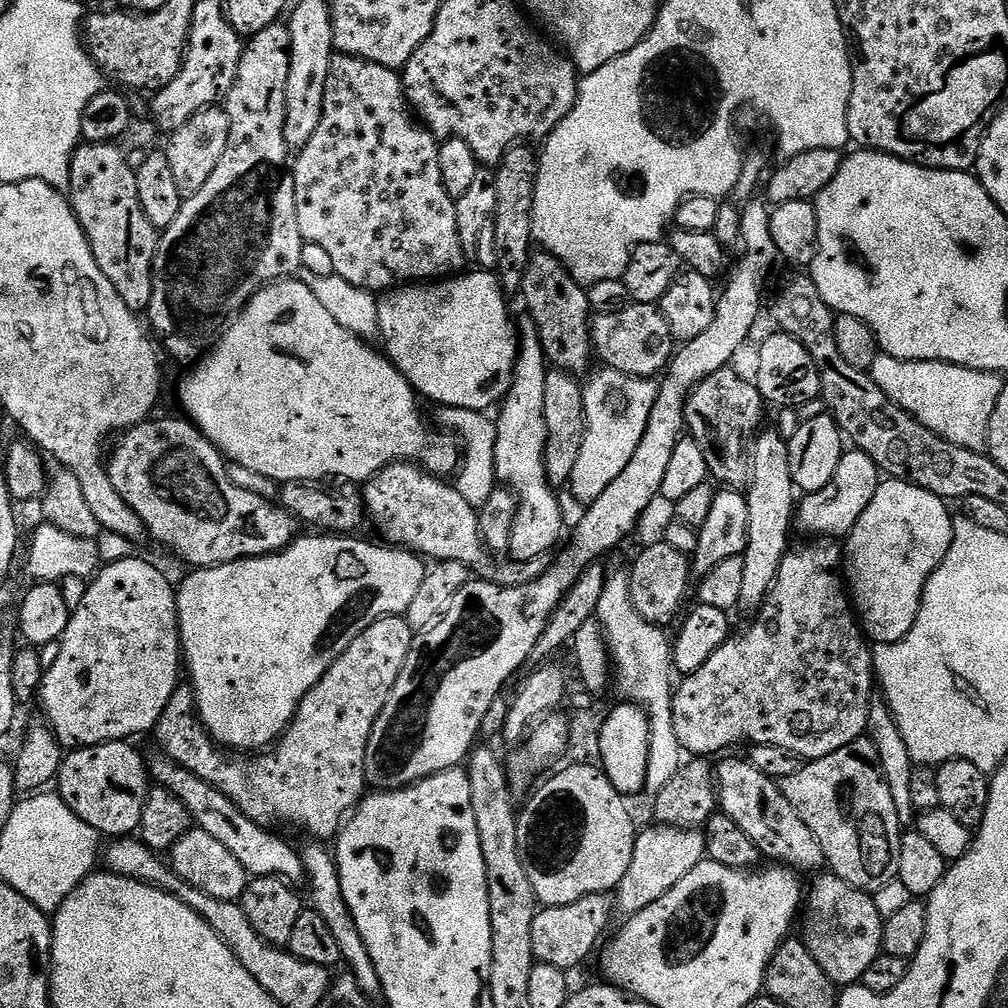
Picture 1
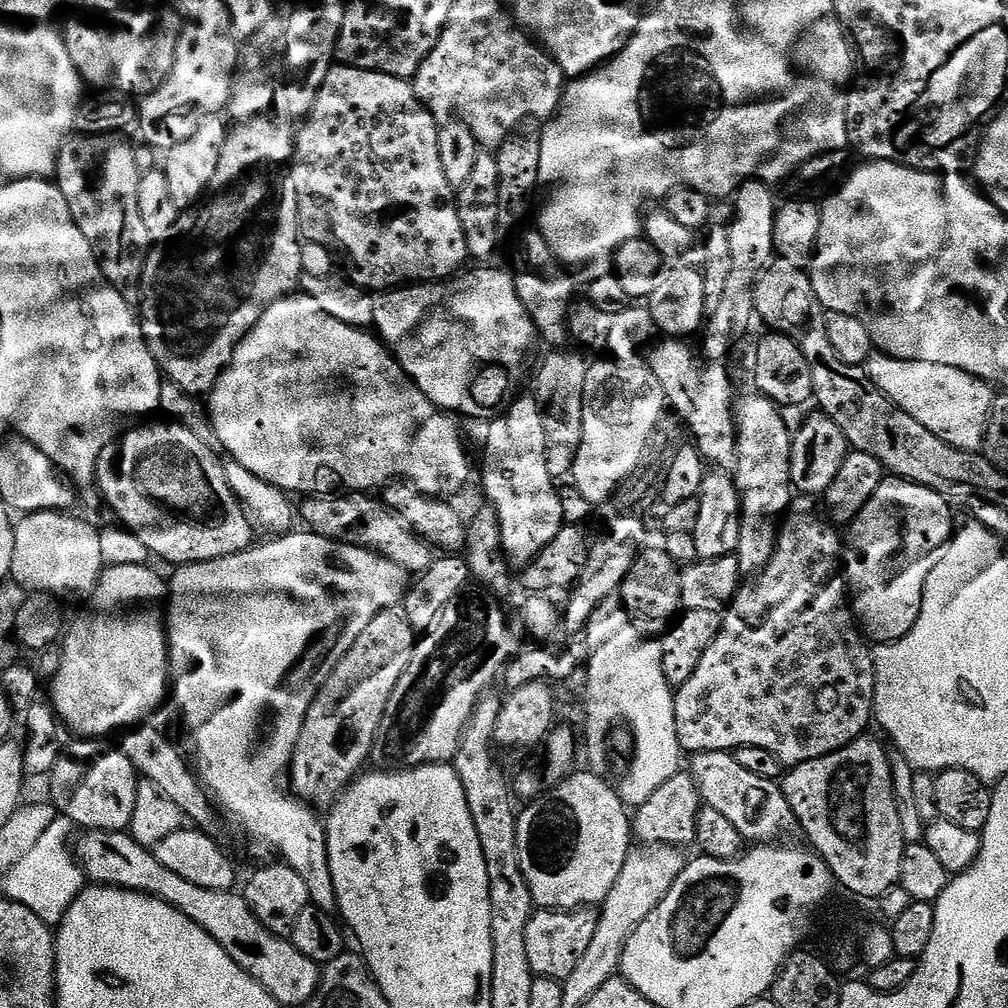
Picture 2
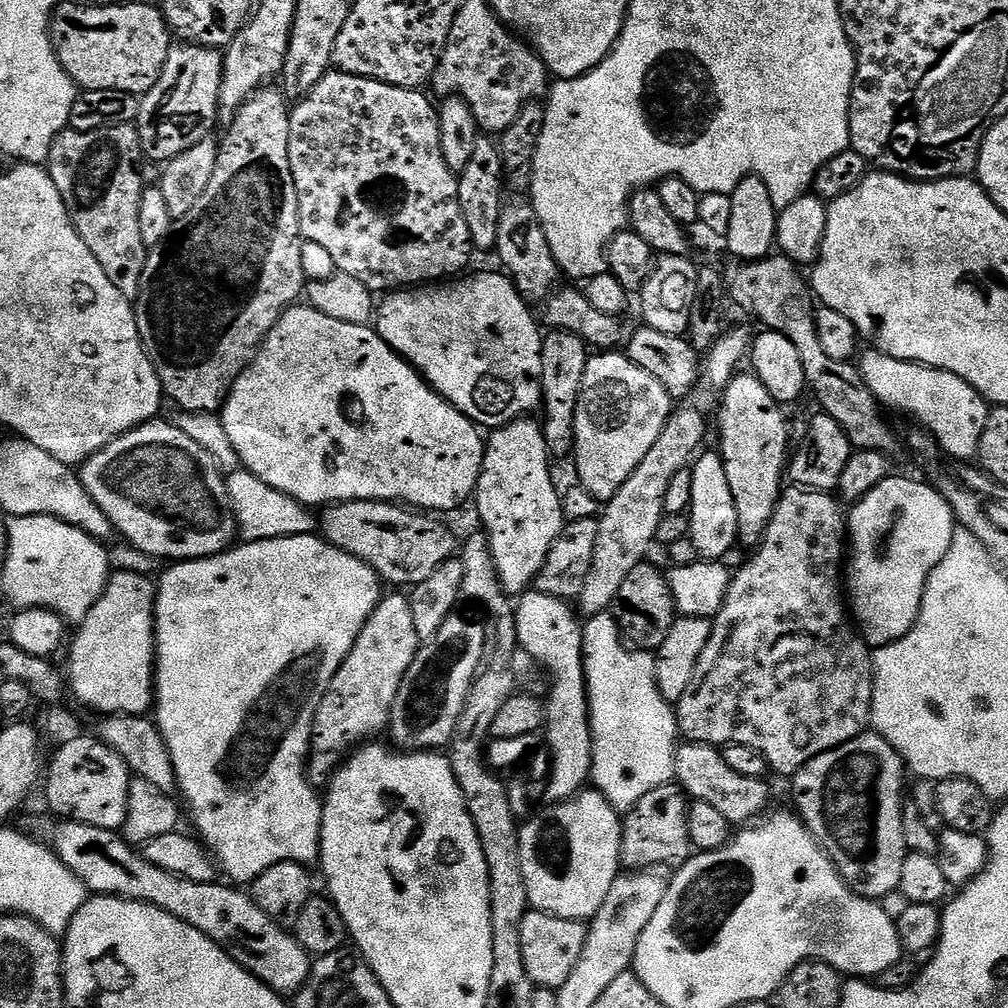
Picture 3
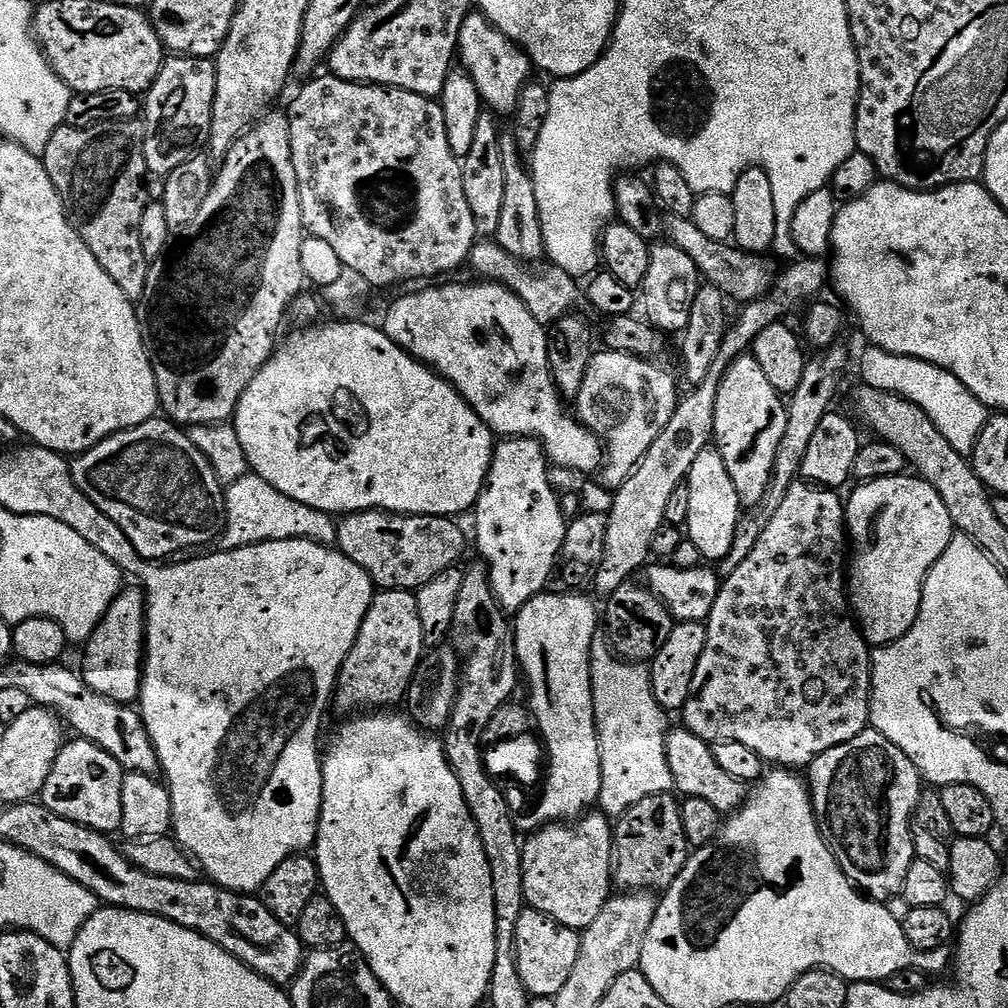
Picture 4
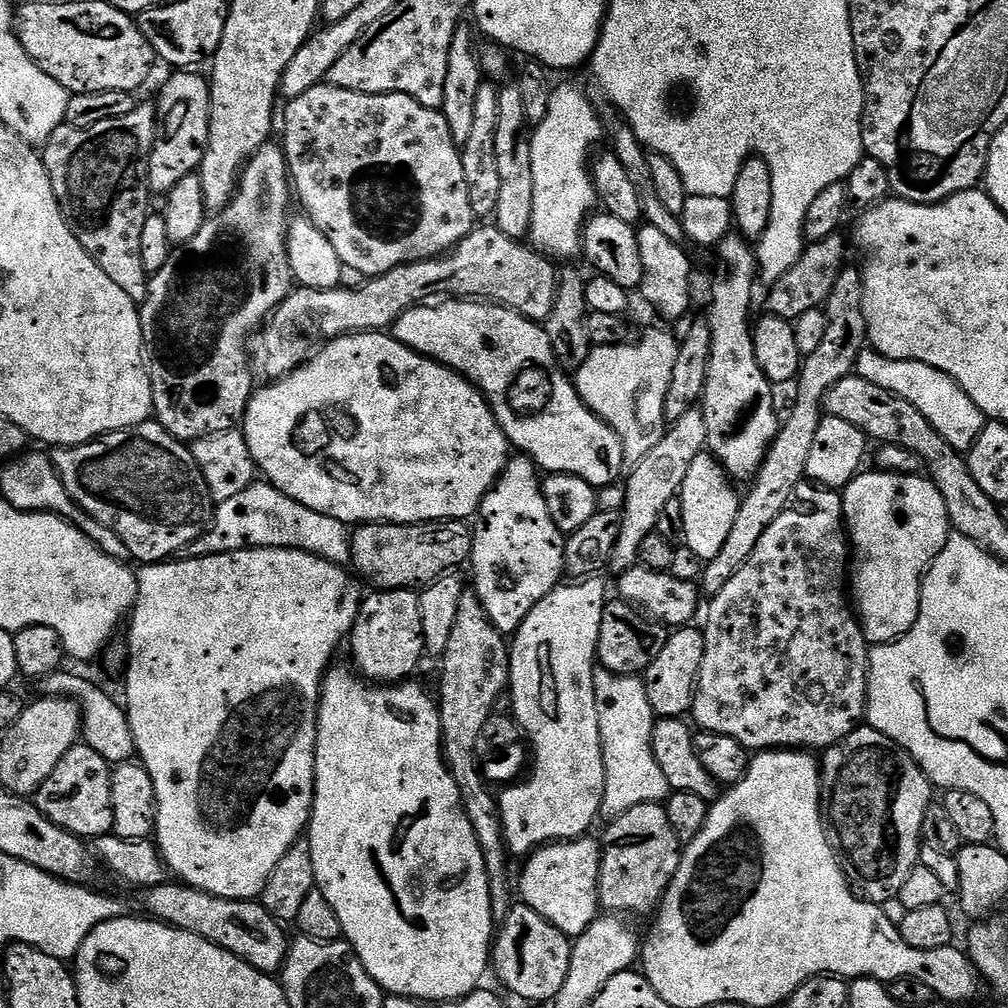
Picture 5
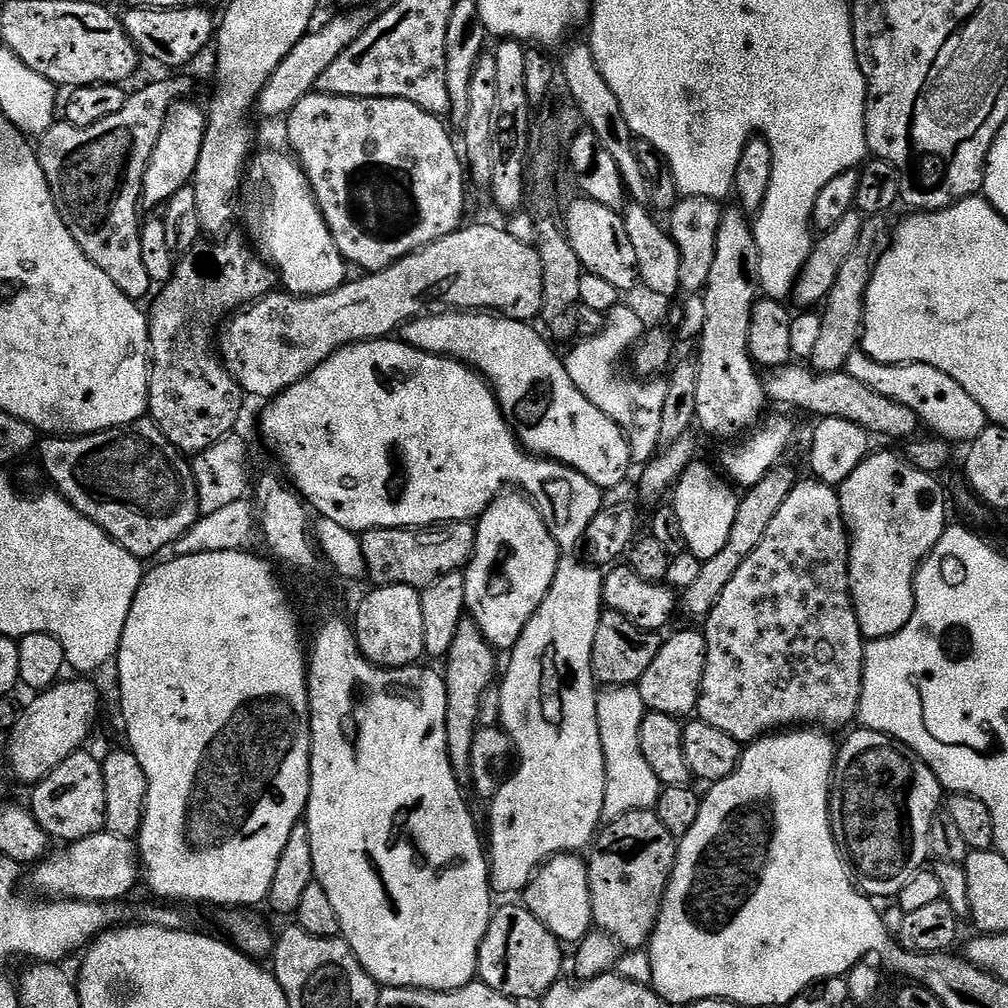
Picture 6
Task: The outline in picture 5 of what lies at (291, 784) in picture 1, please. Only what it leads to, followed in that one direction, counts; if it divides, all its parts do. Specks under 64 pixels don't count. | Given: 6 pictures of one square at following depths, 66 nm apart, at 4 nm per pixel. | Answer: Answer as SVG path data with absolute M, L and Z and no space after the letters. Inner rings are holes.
M390 588L387 590L372 590L361 599L360 602L360 613L358 618L354 622L350 633L350 644L352 640L352 660L351 663L354 665L355 671L359 675L363 676L365 680L374 684L398 684L407 681L416 672L416 667L420 664L420 659L425 659L426 653L424 650L424 635L422 634L422 610L420 609L420 597L415 591L406 588Z

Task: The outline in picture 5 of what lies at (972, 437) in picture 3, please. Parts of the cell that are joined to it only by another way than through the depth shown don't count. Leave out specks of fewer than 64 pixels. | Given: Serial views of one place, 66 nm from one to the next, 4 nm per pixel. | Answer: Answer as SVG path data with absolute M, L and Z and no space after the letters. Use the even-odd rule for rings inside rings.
M868 346L856 359L855 375L866 378L866 382L874 382L874 386L882 386L882 390L892 396L910 402L914 410L922 410L922 418L926 418L926 422L930 422L930 426L934 426L934 430L938 430L938 434L942 434L942 438L946 438L946 442L961 454L974 446L978 434L984 429L985 414L974 406L970 394L966 394L954 378L934 366L926 366L926 362L895 360Z

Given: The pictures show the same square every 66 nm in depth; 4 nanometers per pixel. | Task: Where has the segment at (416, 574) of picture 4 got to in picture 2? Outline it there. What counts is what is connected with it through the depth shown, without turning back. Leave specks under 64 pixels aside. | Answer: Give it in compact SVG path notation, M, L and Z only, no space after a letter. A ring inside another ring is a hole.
M348 492L344 496L320 496L312 494L301 499L298 504L299 519L304 519L303 527L309 532L333 540L339 544L349 544L368 548L387 560L402 566L409 574L425 572L434 559L431 544L412 531L392 509L384 505L383 499L367 492Z

